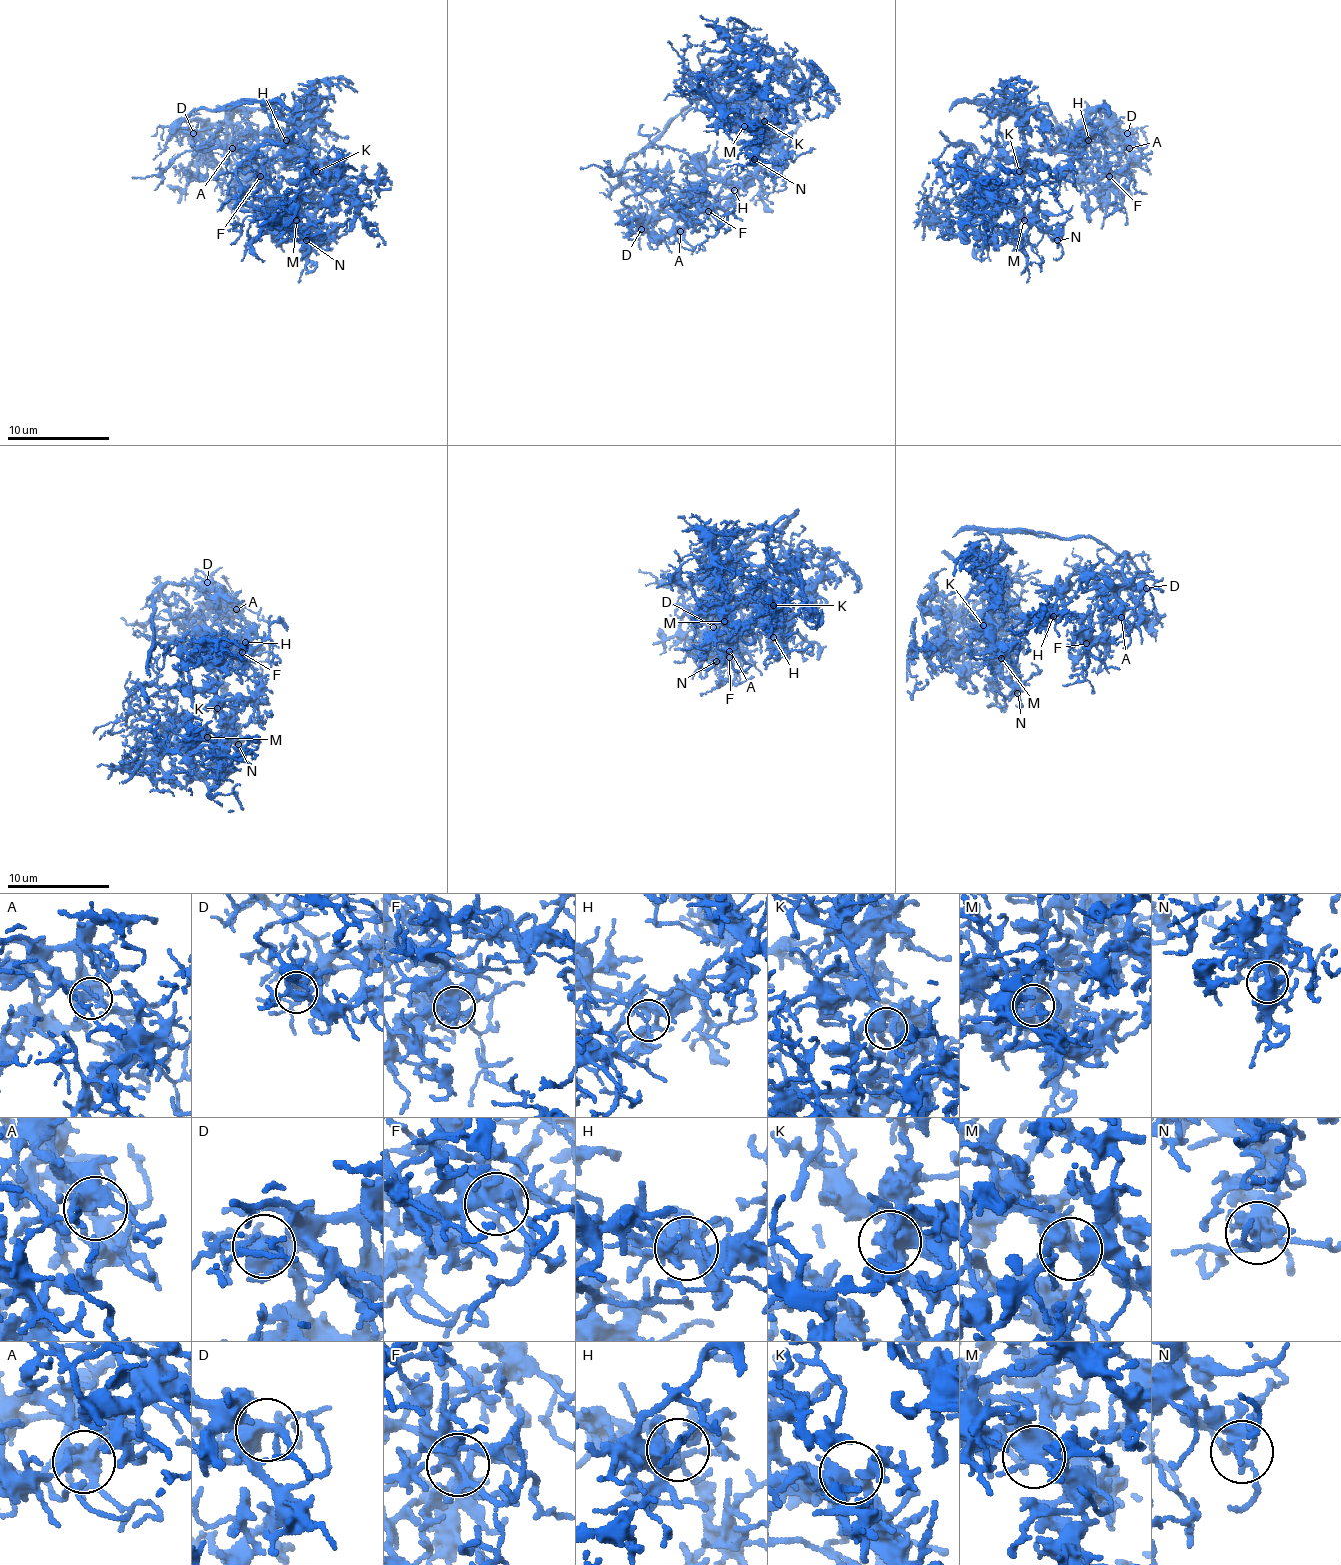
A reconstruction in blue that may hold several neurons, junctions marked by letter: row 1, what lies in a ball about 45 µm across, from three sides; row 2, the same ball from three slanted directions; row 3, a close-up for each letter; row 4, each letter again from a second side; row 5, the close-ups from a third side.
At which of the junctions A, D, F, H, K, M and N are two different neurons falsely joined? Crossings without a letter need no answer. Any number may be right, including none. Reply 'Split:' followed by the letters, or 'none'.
Split: none

